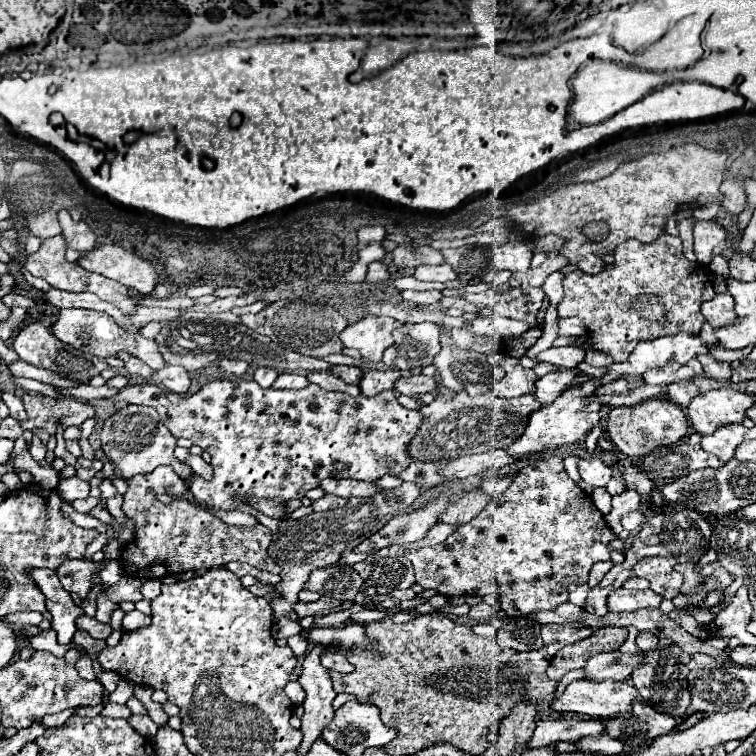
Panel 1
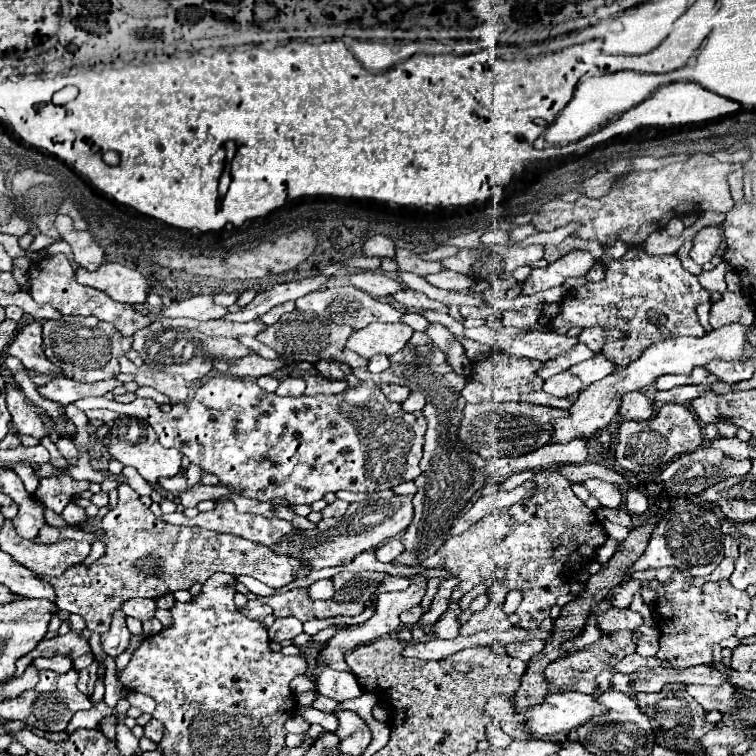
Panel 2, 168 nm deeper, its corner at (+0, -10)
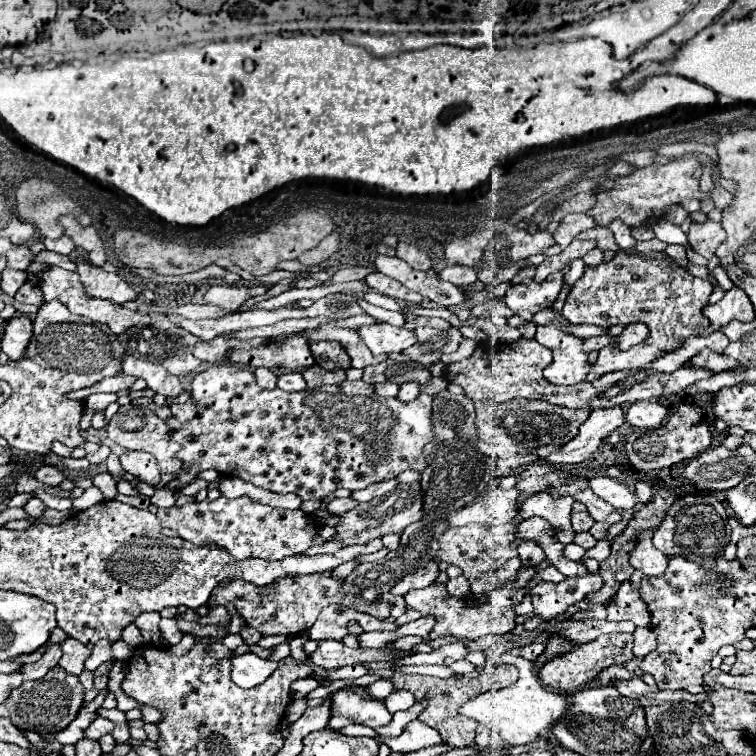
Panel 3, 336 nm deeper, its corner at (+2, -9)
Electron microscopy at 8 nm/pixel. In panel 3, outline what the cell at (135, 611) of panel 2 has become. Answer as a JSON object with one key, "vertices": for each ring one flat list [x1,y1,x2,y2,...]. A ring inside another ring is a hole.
{"vertices":[[144,613,140,617,136,617,136,627,142,631,142,637,146,641,146,645,154,645,160,639,160,613]]}

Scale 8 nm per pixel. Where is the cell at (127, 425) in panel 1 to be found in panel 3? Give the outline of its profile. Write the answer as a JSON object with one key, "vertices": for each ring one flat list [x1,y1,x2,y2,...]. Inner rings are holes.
{"vertices":[[122,405,122,407,118,409,118,413,116,413,116,415,110,419,110,423,106,425,108,439,116,441,118,445,122,445,122,447,126,447,126,449,146,451,146,453,154,455,162,473,164,473,164,471,166,471,166,473,176,473,176,471,180,471,180,467,182,467,180,459,176,457,178,447,176,447,176,443,170,441,170,431,172,431,172,429,170,429,162,419,158,419,152,411,148,411,148,409,142,407,142,405]]}

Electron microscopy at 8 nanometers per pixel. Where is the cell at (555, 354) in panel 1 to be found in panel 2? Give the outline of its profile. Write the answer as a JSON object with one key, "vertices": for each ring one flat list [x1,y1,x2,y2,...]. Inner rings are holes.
{"vertices":[[596,354,594,358,590,358,586,362,580,362,580,364,570,366,568,372,574,374,574,376,578,376,584,382,584,386,590,386,592,382,600,380,602,376,612,374,614,372,614,362,606,360,602,354]]}

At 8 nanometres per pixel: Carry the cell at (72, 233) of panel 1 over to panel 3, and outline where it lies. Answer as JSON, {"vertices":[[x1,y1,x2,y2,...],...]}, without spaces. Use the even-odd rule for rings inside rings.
{"vertices":[[66,215,60,219,60,223,66,227,66,235,76,243,76,247,82,247,90,259,92,265,102,267,106,263,106,253,104,253,104,243,98,235,98,231,90,227,82,227,74,215]]}

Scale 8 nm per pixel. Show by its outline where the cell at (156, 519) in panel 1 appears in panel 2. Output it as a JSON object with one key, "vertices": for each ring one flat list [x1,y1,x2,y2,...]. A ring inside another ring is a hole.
{"vertices":[[126,484,118,486,118,506,110,510,100,528,106,530,106,536,98,538,94,534,84,534,76,526,64,526,50,530,40,530,36,542,58,542,58,540,86,540,94,542,102,540,106,544,106,554,94,562,92,566,78,564,68,568,64,576,44,578,56,590,56,606,66,612,82,614,86,620,86,628,90,632,106,632,110,626,112,612,120,608,120,604,128,598,160,598,162,594,188,590,194,582,206,582,214,572,230,572,232,576,254,576,266,586,280,588,294,580,294,572,300,570,300,560,290,556,276,556,272,550,262,548,262,544,254,544,250,540,218,534,204,528,190,526,174,526,156,518,152,510,142,504,140,496]]}

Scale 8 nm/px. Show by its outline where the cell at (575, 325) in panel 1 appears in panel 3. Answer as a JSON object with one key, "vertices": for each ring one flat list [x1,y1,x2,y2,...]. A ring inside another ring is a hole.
{"vertices":[[636,323,636,325,628,325,624,329,624,333,618,337,618,349,622,351,628,351,630,347,638,345,638,343,644,343,648,337,648,327,644,327,642,323]]}

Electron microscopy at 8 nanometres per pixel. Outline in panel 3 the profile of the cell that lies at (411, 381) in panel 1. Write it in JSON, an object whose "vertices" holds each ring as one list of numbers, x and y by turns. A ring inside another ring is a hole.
{"vertices":[[386,381,386,383,376,383,376,385,374,385,374,391,376,391,378,395,382,395,382,397,396,397,398,385,396,385,396,383,390,383,390,381]]}

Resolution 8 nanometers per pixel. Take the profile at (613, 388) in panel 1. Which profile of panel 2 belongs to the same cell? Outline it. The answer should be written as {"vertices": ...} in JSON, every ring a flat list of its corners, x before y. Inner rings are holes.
{"vertices":[[628,392,620,400,620,416,626,420,648,420,654,412,650,400,642,392]]}

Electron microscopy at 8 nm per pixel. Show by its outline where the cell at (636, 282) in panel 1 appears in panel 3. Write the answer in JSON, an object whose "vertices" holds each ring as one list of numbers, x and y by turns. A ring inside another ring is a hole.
{"vertices":[[622,251,608,263,586,267,584,275,572,287,562,315,570,323,586,323,592,319,594,325,618,325,618,323,644,323,650,329,646,343,674,351,682,347,690,335,704,335,710,321,702,315,702,307,708,303,712,283,696,279,682,267,672,267,666,261,650,261]]}

